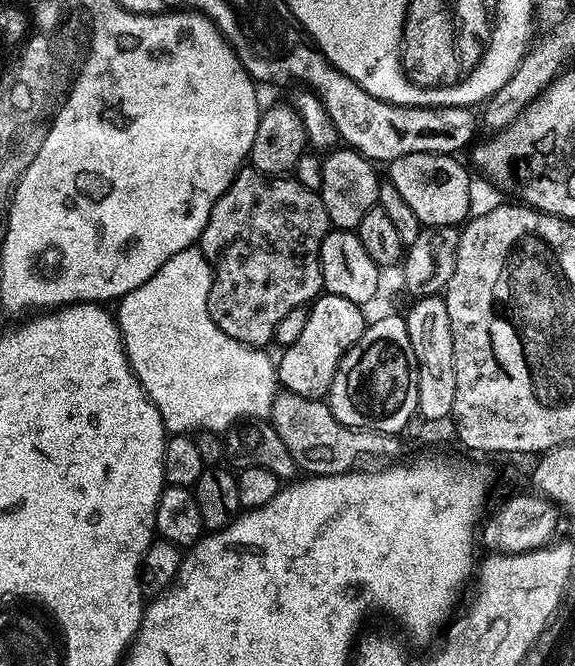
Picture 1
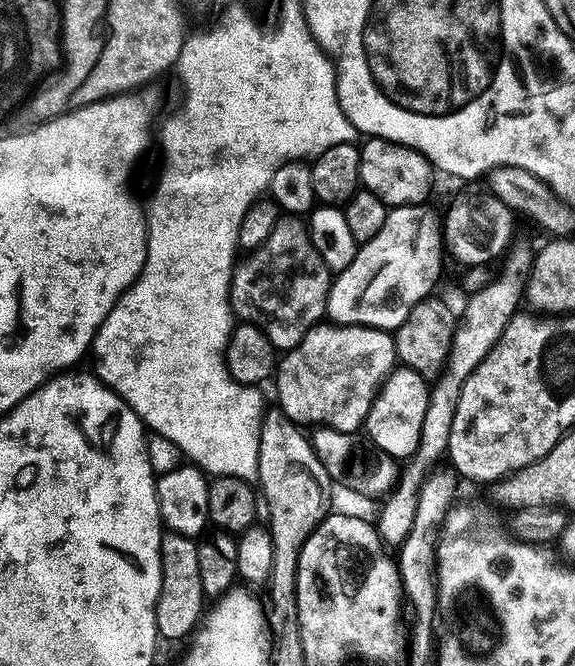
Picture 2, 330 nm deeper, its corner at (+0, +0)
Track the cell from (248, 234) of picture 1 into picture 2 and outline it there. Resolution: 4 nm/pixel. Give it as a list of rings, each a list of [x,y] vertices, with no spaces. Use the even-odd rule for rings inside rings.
[[[285,215],[274,226],[270,236],[244,257],[232,270],[228,303],[232,305],[233,313],[243,323],[255,324],[261,328],[277,350],[298,346],[298,342],[302,342],[307,332],[325,319],[328,311],[328,291],[334,279],[333,273],[328,271],[326,262],[322,262],[322,254],[314,250],[314,242],[308,233],[307,223],[299,216]]]

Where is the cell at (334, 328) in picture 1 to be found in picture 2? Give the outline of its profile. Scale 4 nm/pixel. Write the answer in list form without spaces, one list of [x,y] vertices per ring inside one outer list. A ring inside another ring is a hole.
[[[321,322],[316,324],[298,342],[298,346],[287,349],[279,357],[274,373],[276,396],[280,411],[301,426],[323,426],[335,432],[359,433],[365,427],[372,399],[384,379],[397,367],[393,333],[382,328],[367,328],[361,324],[334,324]]]

